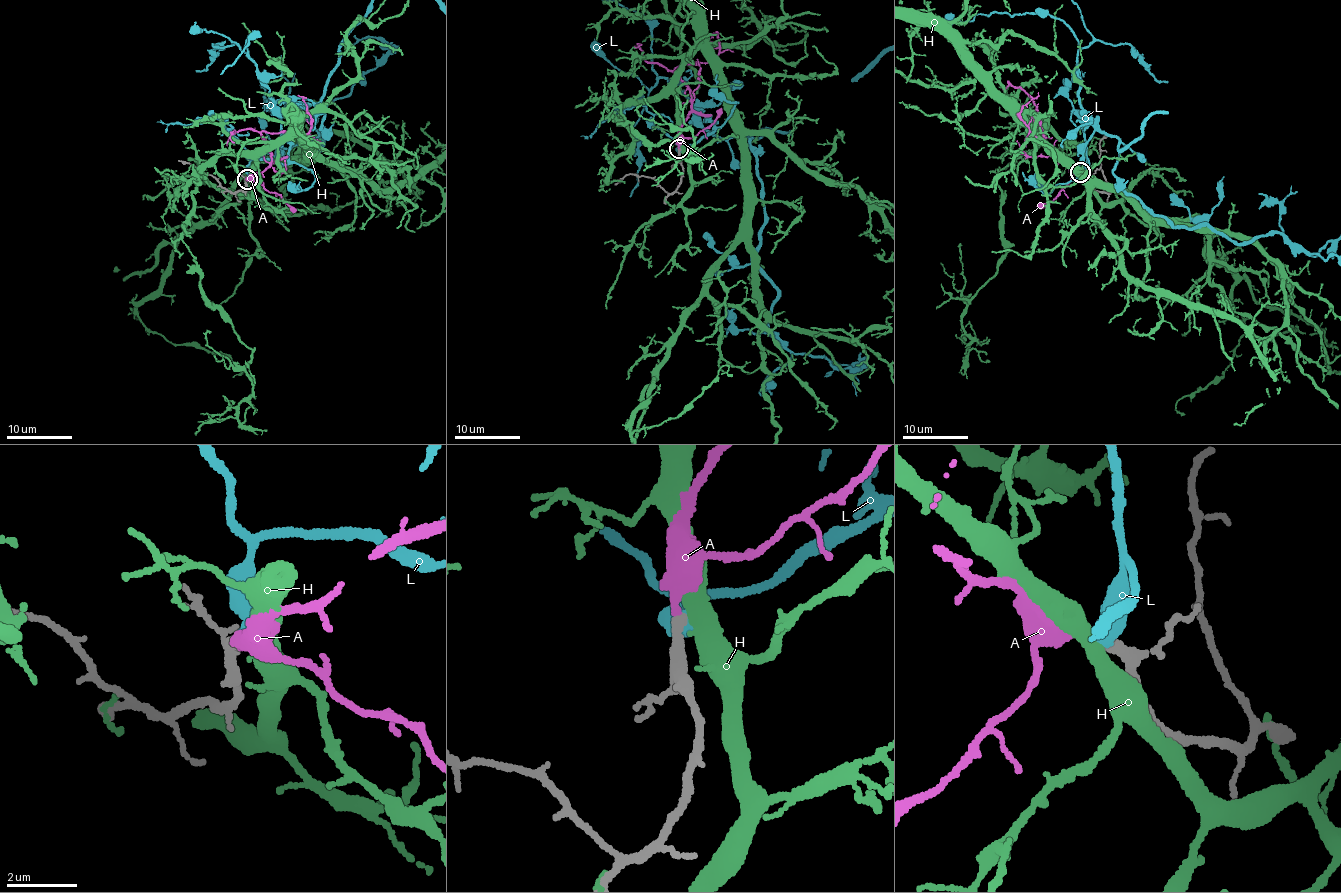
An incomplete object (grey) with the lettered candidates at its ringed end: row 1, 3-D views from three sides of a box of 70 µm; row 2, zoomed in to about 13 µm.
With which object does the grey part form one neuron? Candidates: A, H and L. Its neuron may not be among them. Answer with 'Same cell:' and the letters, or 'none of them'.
Same cell: A

